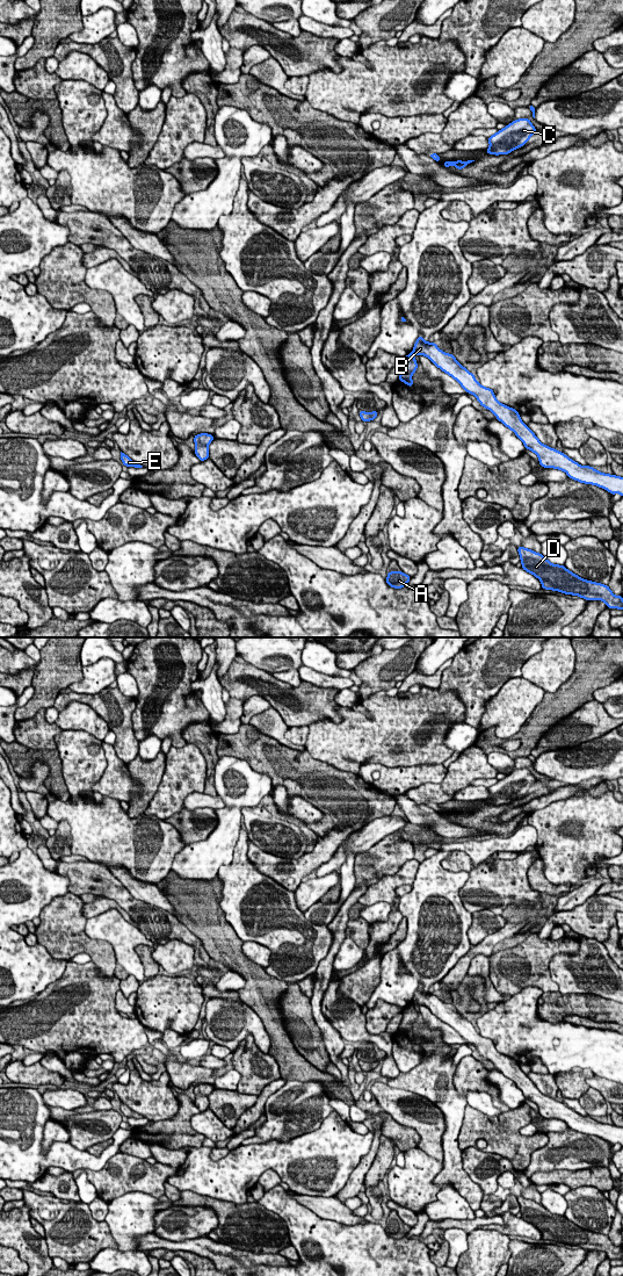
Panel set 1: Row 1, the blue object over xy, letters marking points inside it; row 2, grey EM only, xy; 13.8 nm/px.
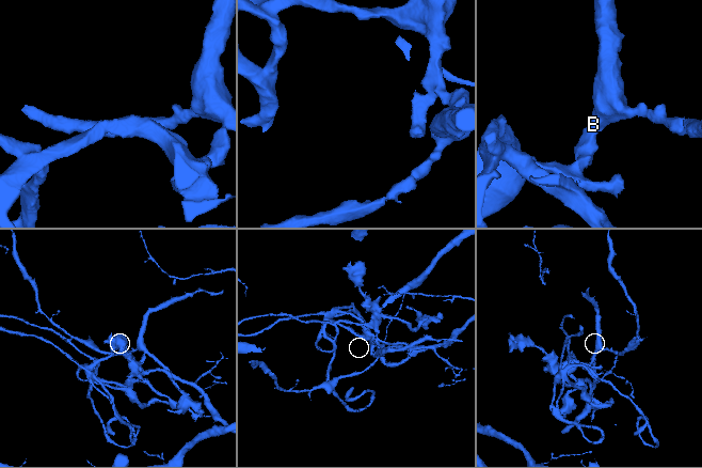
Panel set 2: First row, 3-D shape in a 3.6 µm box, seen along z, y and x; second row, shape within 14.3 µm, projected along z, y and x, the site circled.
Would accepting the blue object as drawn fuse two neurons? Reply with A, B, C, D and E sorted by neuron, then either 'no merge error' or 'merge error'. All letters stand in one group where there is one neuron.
A D E / B C; merge error

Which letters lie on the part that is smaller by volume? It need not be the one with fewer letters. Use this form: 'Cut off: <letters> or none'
Cut off: A, D, E

